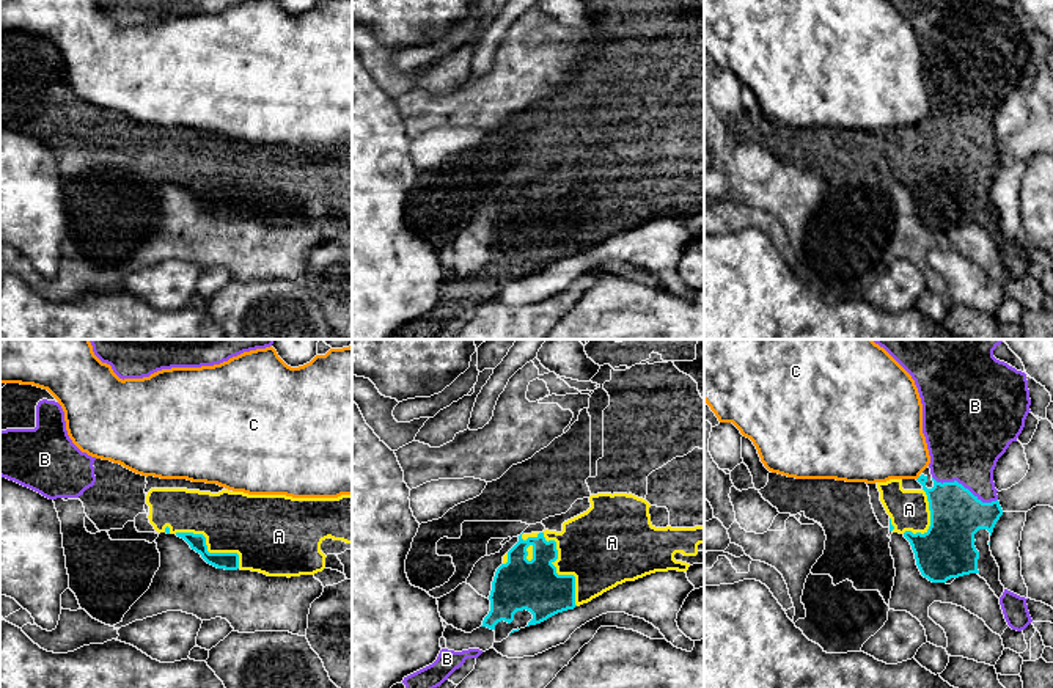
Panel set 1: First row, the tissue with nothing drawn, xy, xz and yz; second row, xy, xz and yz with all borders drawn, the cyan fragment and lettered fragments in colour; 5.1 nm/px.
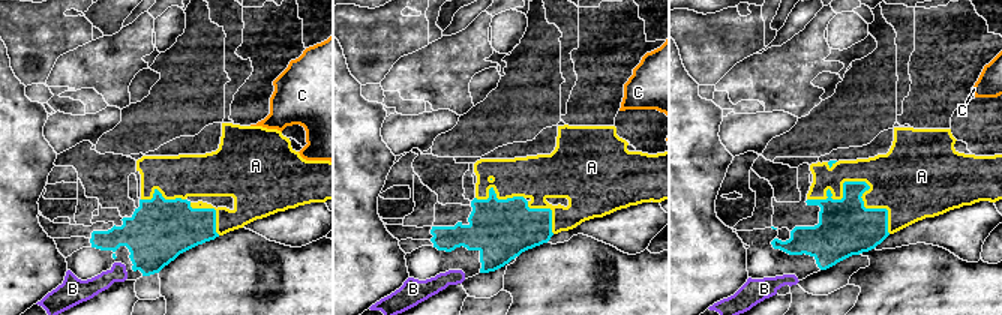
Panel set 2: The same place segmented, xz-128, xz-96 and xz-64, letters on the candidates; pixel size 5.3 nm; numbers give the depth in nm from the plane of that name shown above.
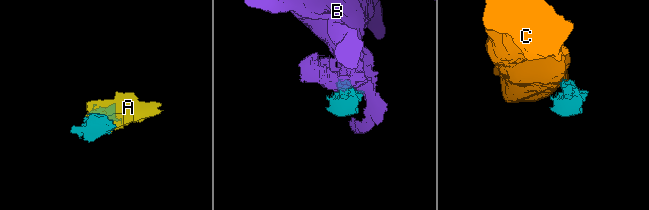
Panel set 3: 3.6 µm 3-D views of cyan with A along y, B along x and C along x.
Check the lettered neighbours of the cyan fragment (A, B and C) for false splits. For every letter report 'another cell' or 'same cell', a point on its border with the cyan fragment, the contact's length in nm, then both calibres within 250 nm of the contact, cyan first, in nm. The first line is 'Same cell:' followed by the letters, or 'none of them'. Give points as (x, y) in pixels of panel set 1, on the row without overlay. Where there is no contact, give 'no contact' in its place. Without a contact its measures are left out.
Same cell: A
A: same cell | xz (555, 220) | 420 nm | 260/380 nm
B: another cell | yz (964, 135) | 360 nm | 280/400 nm
C: another cell | yz (918, 126) | 30 nm | 260/380 nm

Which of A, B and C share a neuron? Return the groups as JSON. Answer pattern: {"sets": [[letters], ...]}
{"sets": [["A"], ["B"], ["C"]]}

